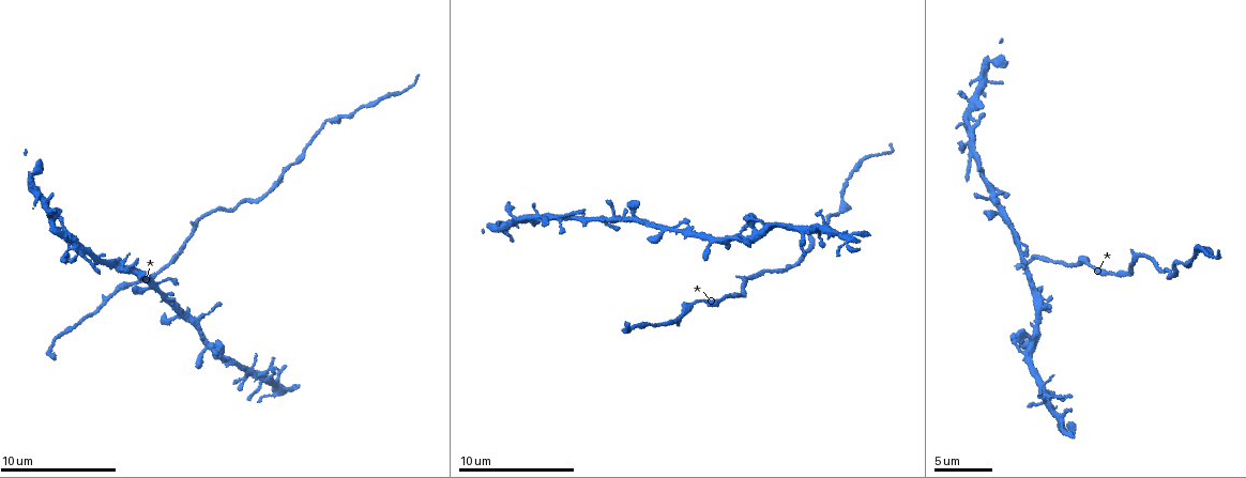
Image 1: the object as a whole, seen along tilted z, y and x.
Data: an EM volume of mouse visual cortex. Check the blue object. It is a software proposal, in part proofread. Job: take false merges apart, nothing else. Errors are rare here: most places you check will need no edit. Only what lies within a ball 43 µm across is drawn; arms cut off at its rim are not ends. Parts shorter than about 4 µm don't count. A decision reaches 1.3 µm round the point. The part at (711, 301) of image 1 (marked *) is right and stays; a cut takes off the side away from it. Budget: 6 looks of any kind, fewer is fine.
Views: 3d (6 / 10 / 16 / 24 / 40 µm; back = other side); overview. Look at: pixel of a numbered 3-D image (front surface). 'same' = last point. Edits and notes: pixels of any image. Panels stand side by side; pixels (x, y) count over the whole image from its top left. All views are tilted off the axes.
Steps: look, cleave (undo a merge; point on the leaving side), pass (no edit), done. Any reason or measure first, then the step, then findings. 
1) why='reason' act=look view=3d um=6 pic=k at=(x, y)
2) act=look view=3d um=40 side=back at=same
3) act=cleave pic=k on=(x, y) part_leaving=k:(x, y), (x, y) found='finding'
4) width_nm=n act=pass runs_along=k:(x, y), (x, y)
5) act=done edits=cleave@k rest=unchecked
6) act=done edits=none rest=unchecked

why='a narrow waist' act=look view=3d um=10 pic=1 at=(1180, 262)

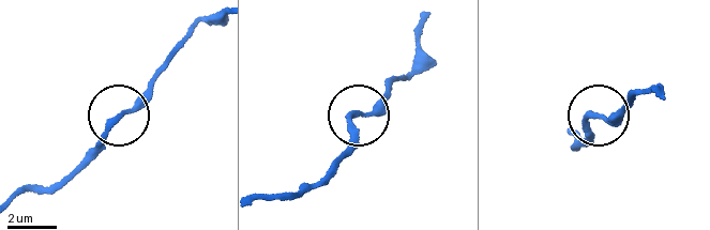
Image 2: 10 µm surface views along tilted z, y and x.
act=pass runs_along=2:(268, 193), (287, 197), (321, 184), (353, 119), (383, 91) found='one neuron here'

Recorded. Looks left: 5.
why='arms part here' act=look view=3d um=10 pic=1 at=(1030, 287)

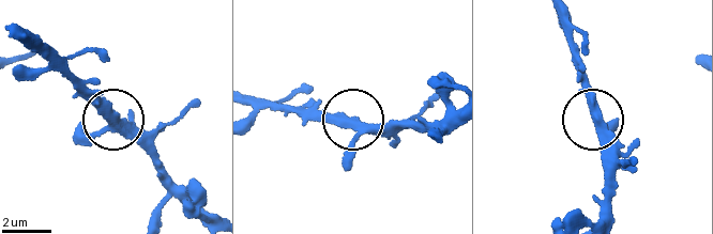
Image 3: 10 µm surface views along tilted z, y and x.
why='closer look' act=look view=3d um=6 pic=3 at=(596, 120)

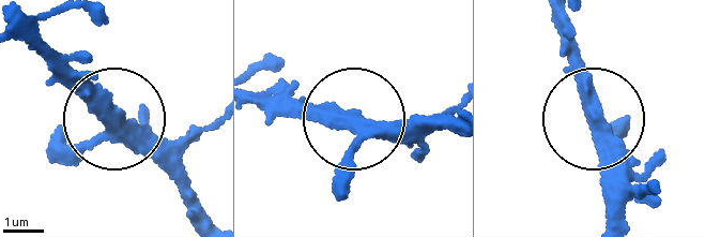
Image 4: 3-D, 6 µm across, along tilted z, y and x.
width_nm=320 act=pass found='one neuron here'

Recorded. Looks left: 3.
act=look view=3d um=10 pic=1 at=(687, 306)

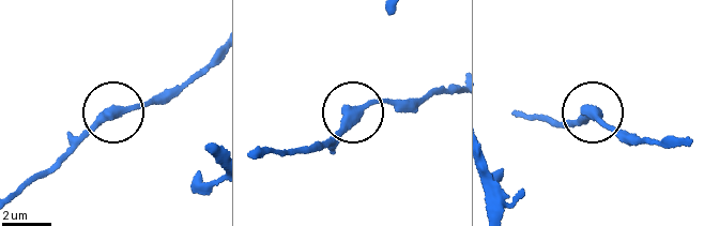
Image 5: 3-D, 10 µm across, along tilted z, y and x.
act=look view=3d um=10 side=back pic=5 at=(349, 107)

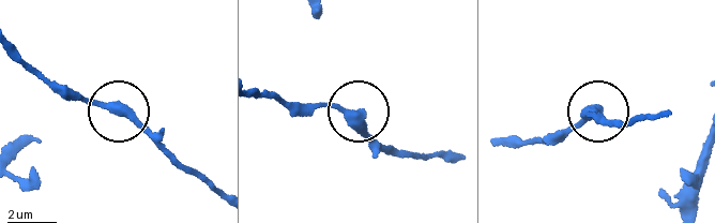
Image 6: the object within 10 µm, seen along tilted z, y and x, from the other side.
width_nm=380 act=pass runs_along=6:(72, 97), (121, 114), (163, 152) found='continuous, no second neuron'

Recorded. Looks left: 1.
act=done edits=none rest=unchecked

